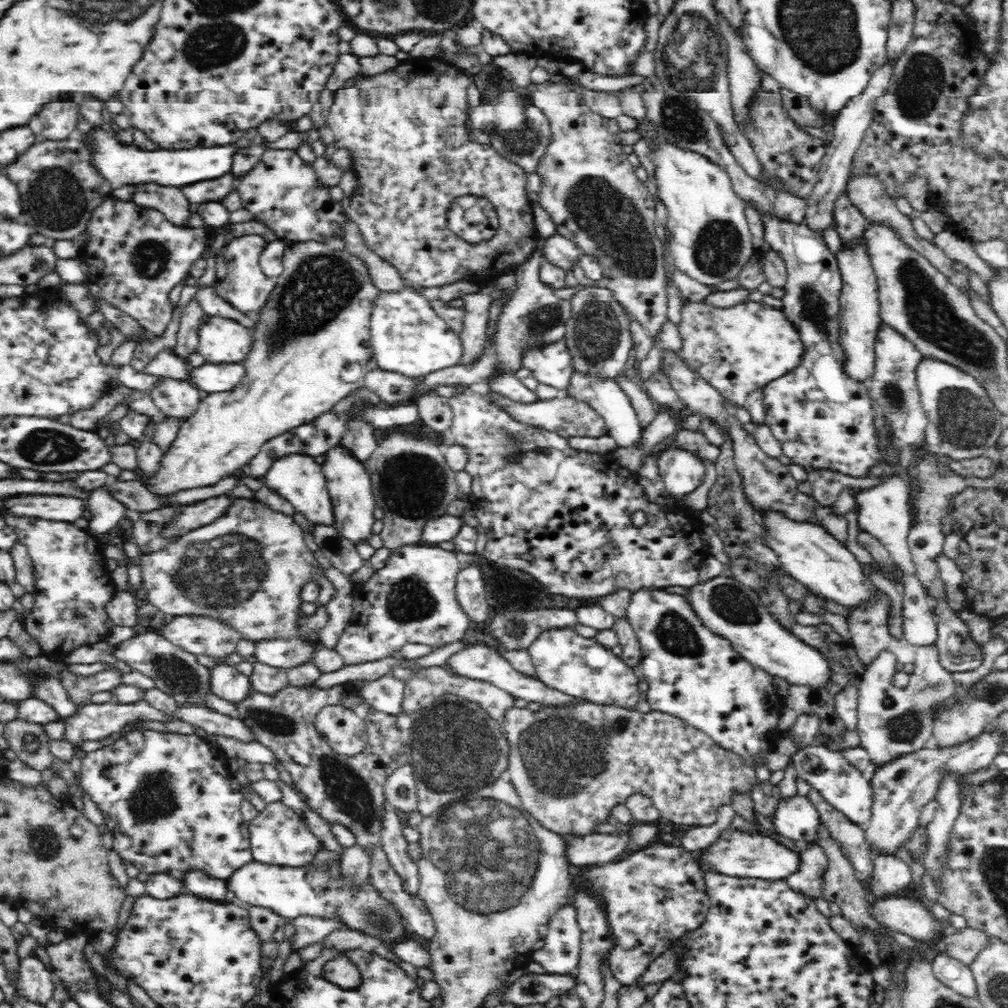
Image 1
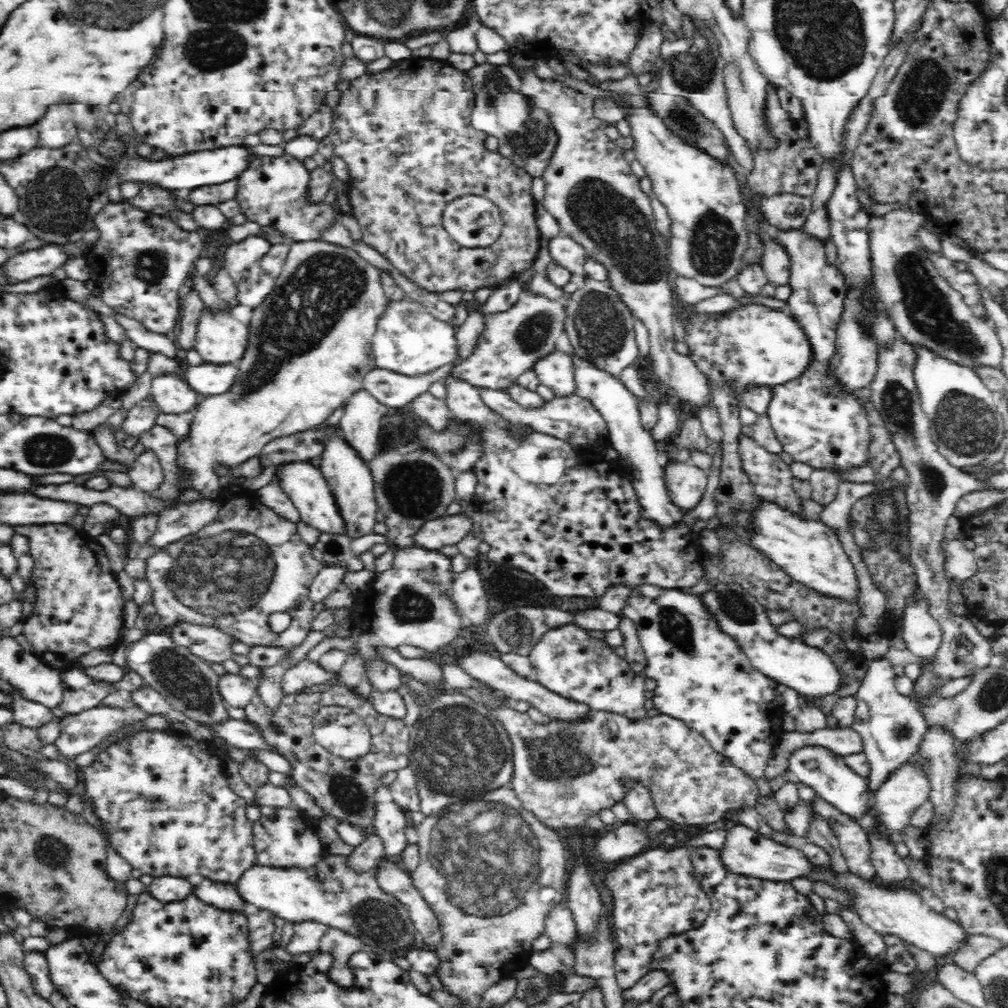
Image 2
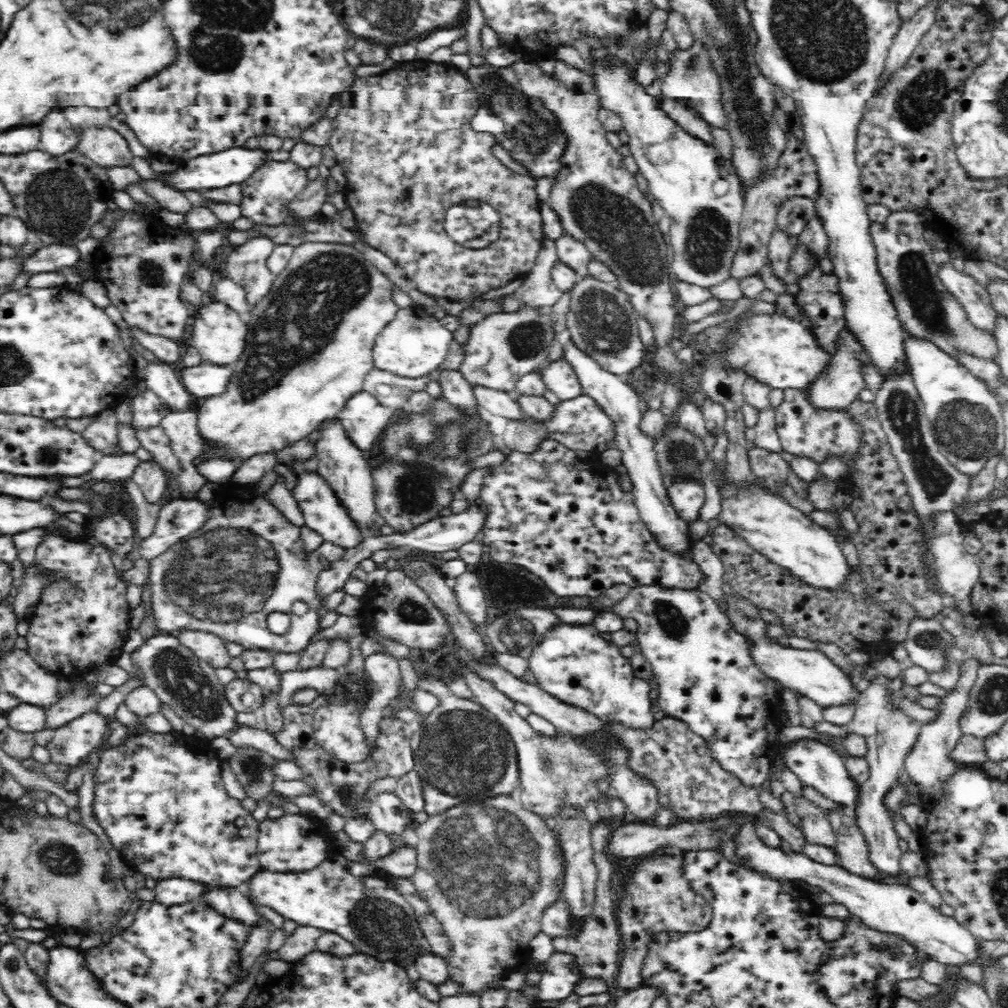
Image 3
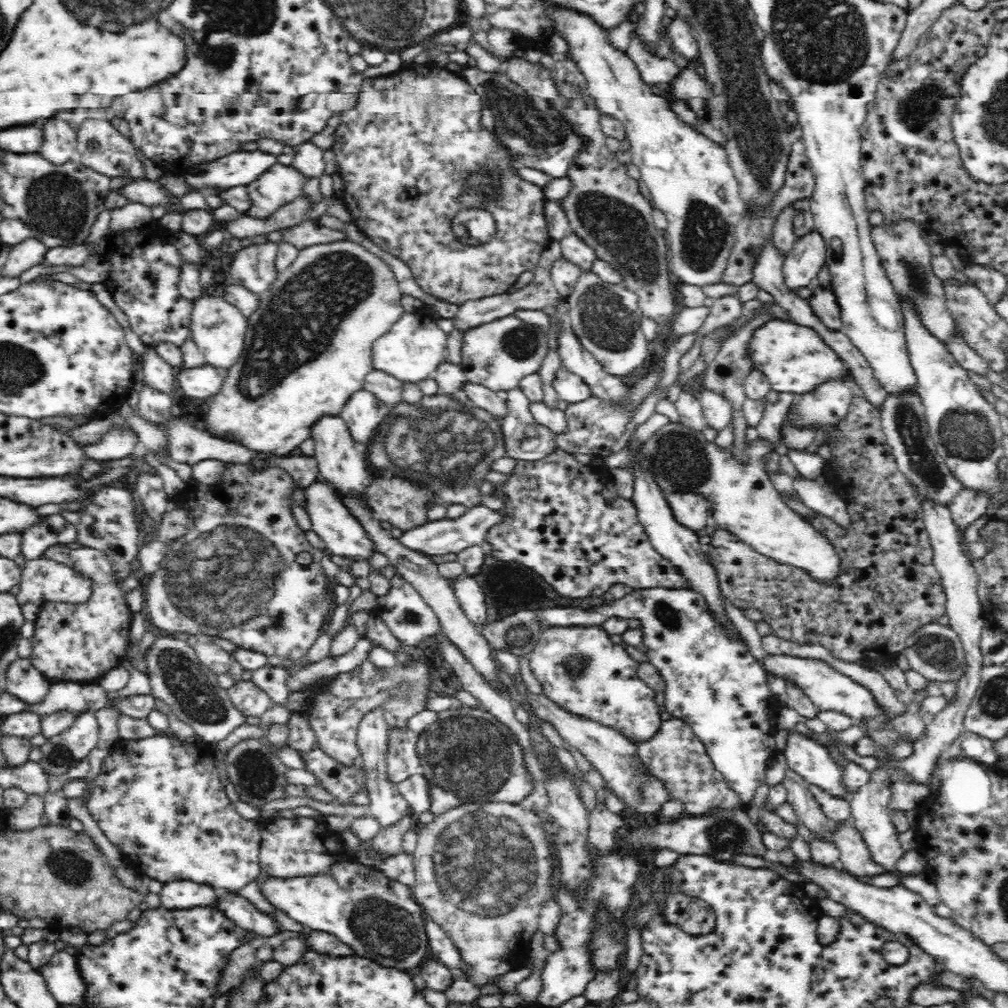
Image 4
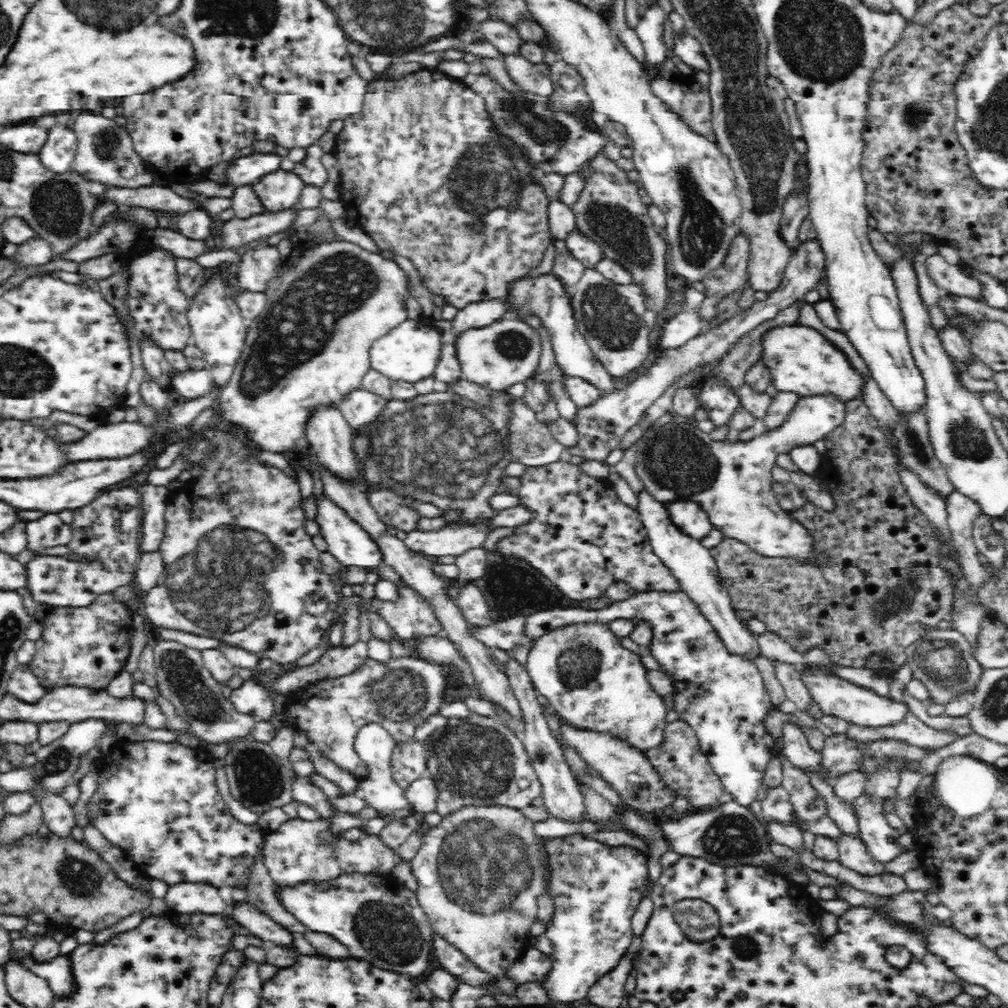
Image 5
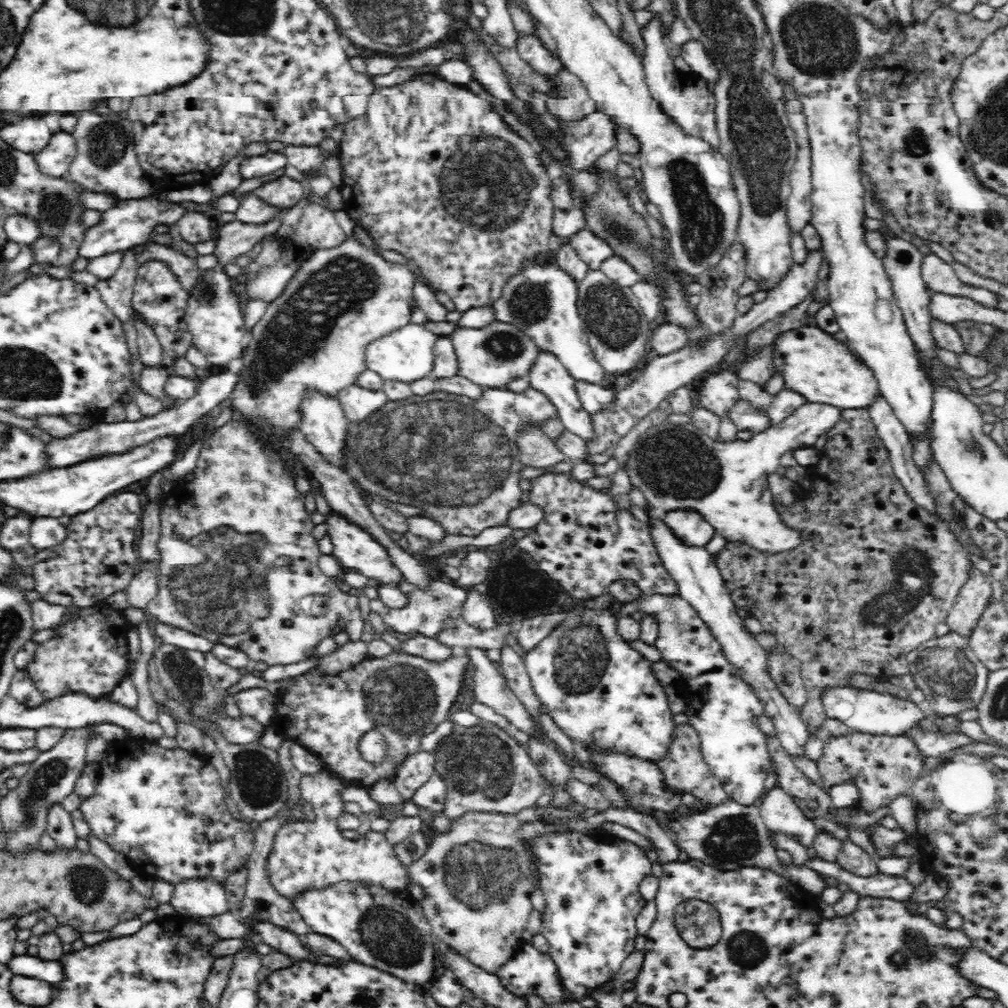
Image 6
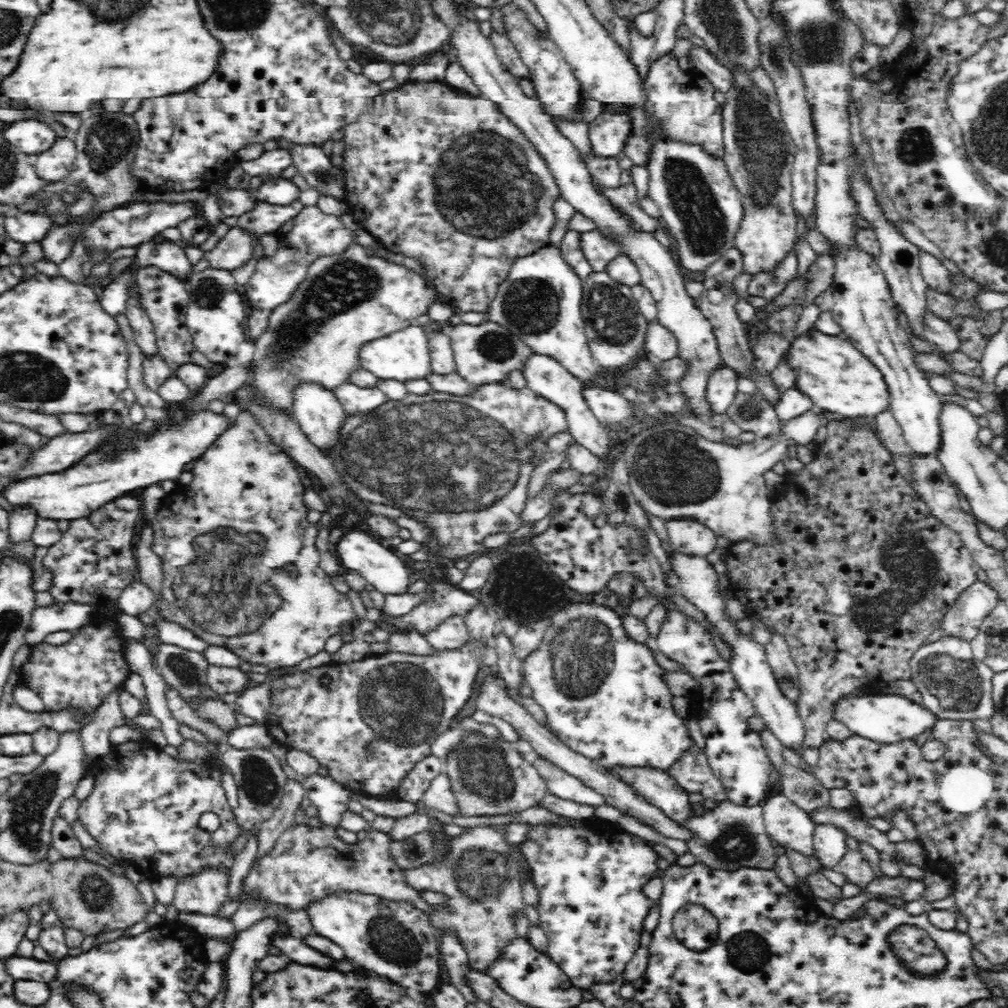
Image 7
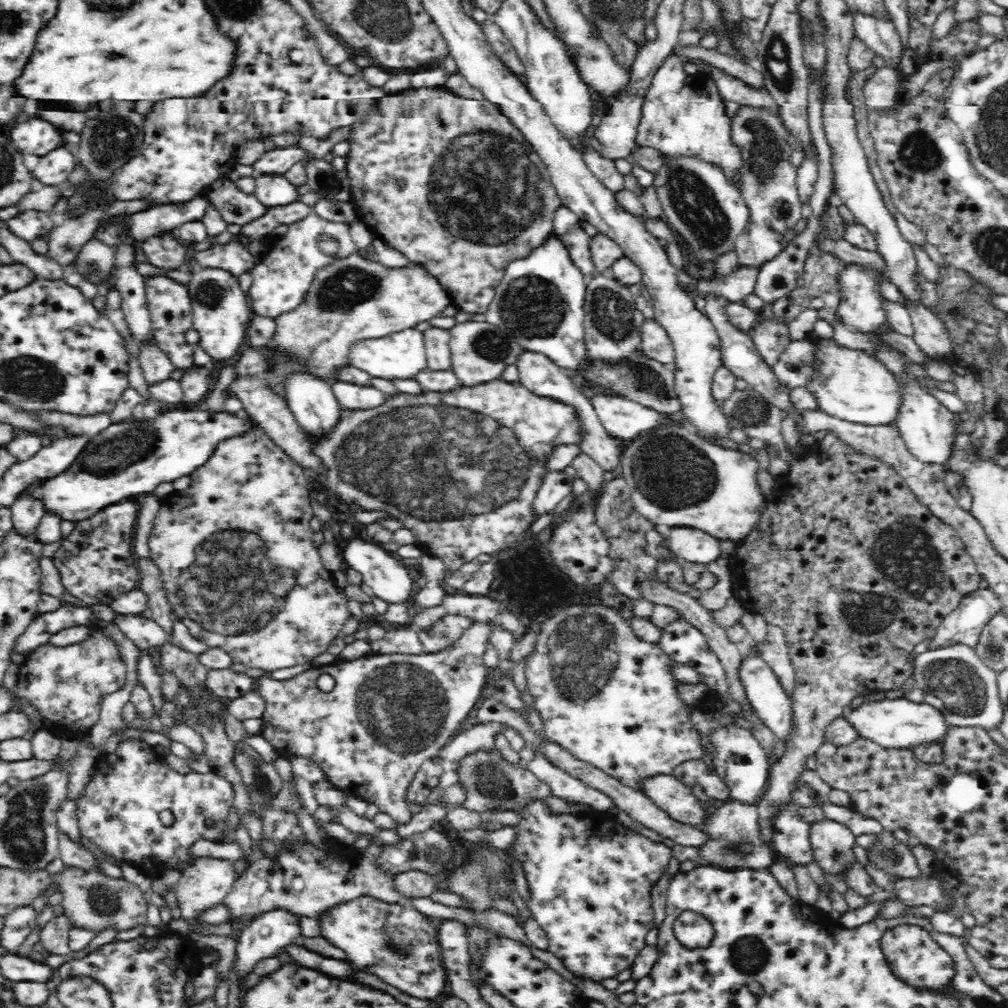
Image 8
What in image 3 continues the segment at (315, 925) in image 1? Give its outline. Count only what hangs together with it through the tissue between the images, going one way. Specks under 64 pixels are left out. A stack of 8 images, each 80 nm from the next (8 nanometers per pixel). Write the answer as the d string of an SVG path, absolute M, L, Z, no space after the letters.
M298 925L292 936L289 936L285 944L278 950L280 960L292 964L302 960L306 954L315 952L322 931L324 930L312 928L310 925Z

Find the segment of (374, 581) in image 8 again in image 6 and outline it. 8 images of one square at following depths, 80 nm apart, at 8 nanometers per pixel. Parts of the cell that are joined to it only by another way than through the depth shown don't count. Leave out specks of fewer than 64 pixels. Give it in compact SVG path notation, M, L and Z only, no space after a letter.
M330 510L326 514L324 523L328 526L328 538L332 542L332 555L339 561L340 566L357 570L370 579L376 580L379 585L397 585L404 580L399 570L391 563L384 546L378 544L376 540L365 532L360 526L354 525L342 513Z

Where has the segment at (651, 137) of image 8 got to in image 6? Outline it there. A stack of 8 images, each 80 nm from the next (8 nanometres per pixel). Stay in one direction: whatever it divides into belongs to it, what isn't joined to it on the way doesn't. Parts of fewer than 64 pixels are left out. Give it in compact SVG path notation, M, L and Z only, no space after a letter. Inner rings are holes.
M654 16L642 30L642 42L644 42L644 58L641 62L644 66L646 84L648 85L650 94L654 99L658 99L662 111L674 118L675 122L691 136L696 136L708 141L714 145L714 149L718 149L719 137L716 131L716 117L714 112L715 96L712 92L706 92L698 98L698 92L694 94L694 90L684 90L684 84L678 78L678 70L676 70L674 60L670 57L669 51L671 44L667 44L664 32L662 32L663 22L658 16ZM696 96L696 98L694 98ZM710 96L710 98L708 98ZM700 100L700 102L694 102Z

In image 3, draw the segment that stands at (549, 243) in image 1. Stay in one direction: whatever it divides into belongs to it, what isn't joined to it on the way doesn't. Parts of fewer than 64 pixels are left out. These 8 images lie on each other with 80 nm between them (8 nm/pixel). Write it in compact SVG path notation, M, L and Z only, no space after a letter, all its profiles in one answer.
M562 235L554 241L558 260L580 276L588 277L586 266L592 260L590 251L571 235Z

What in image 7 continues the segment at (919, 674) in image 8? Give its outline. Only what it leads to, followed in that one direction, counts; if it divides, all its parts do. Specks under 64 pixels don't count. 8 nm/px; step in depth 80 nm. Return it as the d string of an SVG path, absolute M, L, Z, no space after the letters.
M942 636L935 643L921 645L910 657L909 665L910 678L922 695L921 704L937 718L987 720L993 713L991 680L995 672L973 658L971 644L967 640Z

